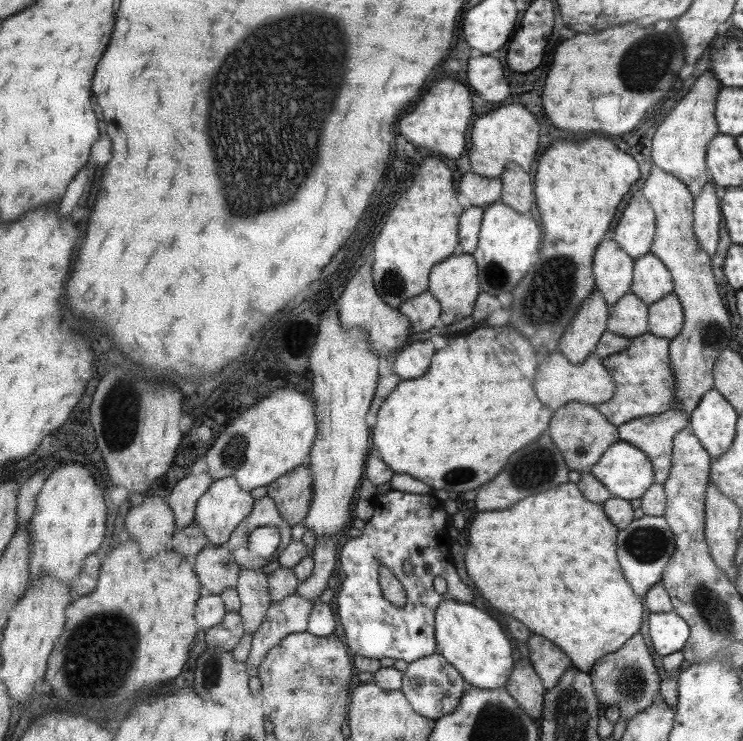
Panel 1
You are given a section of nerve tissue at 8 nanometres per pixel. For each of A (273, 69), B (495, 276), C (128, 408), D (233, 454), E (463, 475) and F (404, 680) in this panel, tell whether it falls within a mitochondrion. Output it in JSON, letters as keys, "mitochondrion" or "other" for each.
{"A":"mitochondrion","B":"mitochondrion","C":"mitochondrion","D":"mitochondrion","E":"mitochondrion","F":"other"}

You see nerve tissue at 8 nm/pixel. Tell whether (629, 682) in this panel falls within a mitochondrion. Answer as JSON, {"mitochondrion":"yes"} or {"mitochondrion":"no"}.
{"mitochondrion":"yes"}

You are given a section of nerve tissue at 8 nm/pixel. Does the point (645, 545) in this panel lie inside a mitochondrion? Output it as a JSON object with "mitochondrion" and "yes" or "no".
{"mitochondrion":"yes"}

